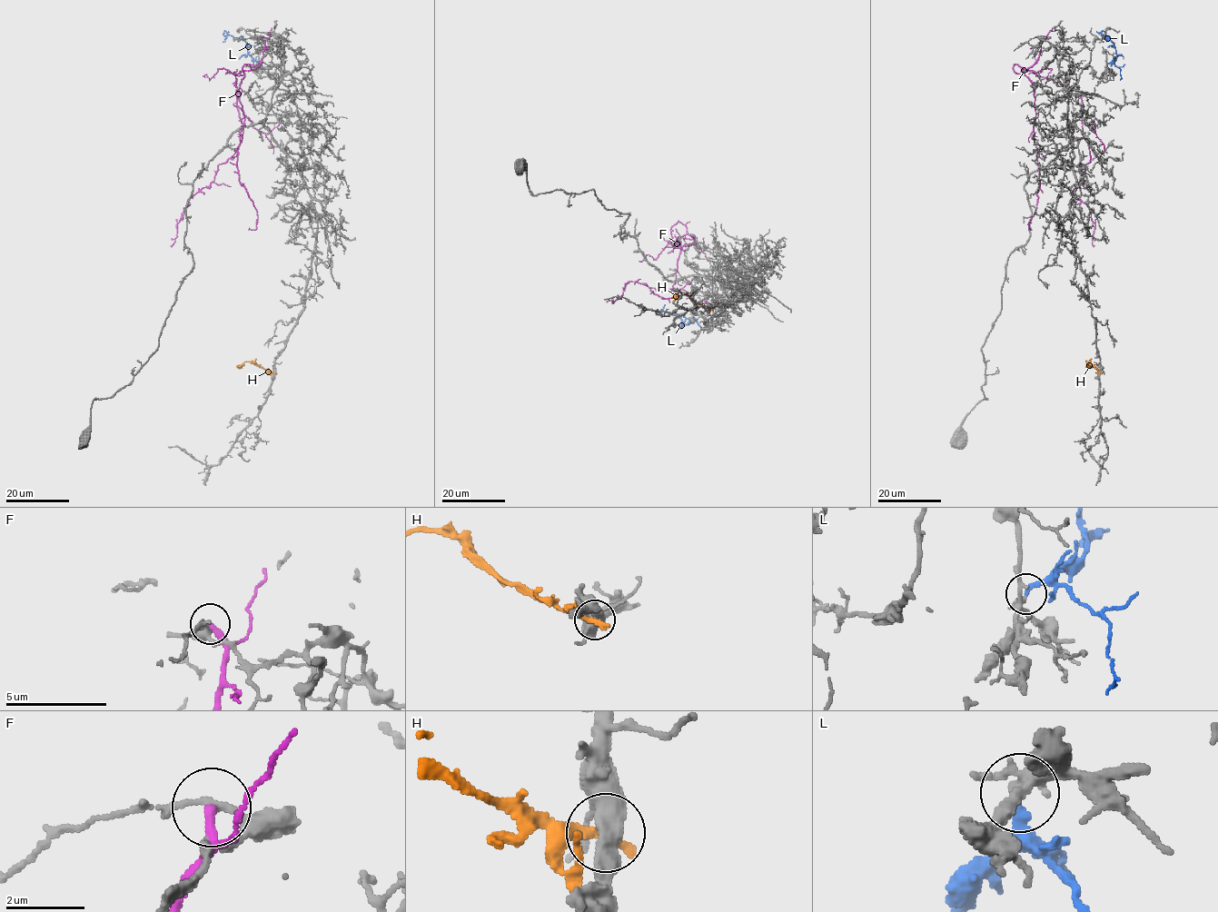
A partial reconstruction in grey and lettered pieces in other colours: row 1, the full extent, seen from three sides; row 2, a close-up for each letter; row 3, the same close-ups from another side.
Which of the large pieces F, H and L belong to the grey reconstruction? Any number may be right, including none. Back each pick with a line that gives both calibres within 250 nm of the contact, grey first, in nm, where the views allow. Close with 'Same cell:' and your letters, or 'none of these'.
L: 220/280 nm
Same cell: L

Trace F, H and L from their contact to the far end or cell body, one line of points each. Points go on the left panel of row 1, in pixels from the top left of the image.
F: (263, 36), (262, 61), (243, 71), (236, 93), (243, 127), (238, 150), (187, 203), (170, 245)
H: (274, 371), (252, 361), (236, 365)
L: (257, 64), (247, 51), (246, 42), (230, 34), (222, 42)

